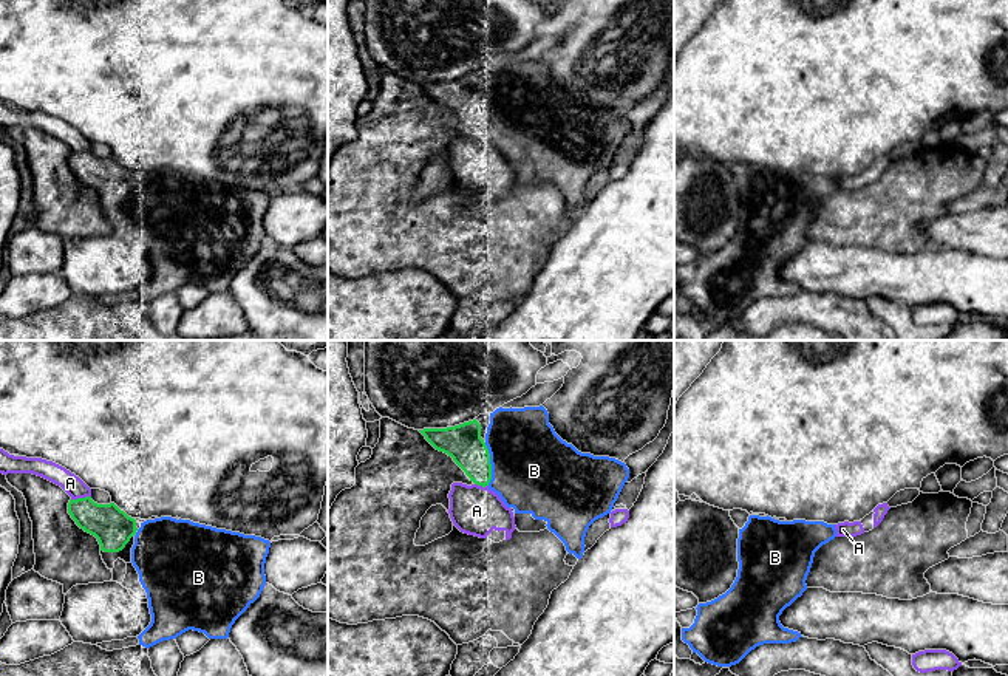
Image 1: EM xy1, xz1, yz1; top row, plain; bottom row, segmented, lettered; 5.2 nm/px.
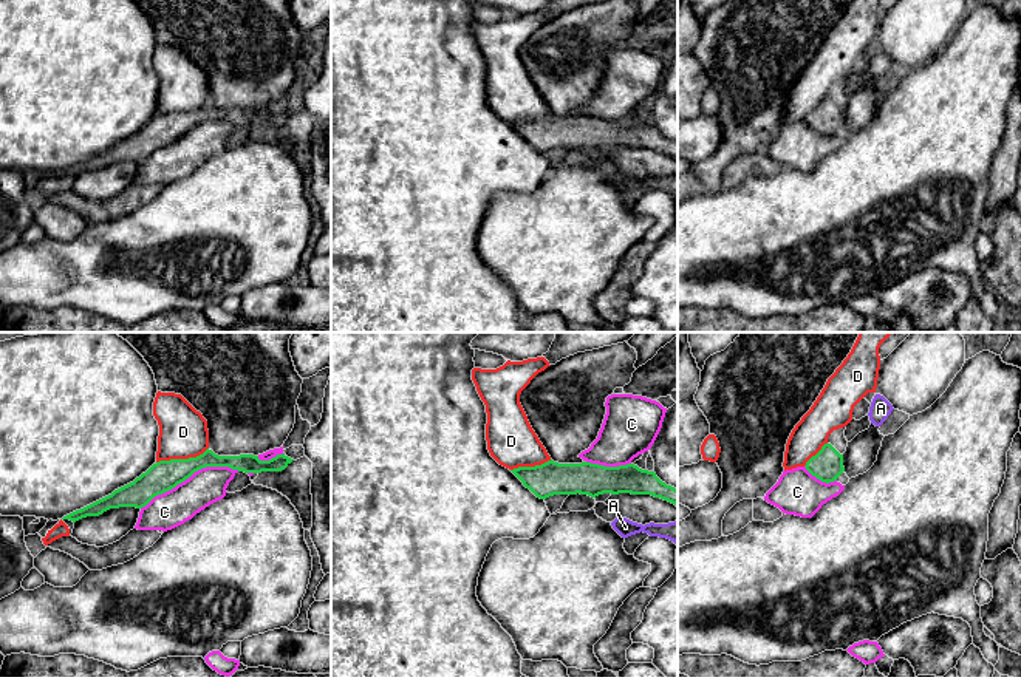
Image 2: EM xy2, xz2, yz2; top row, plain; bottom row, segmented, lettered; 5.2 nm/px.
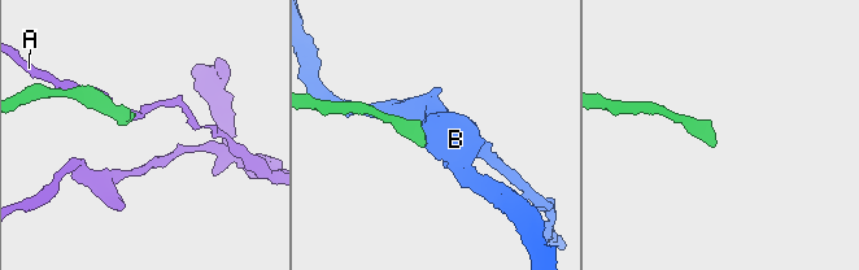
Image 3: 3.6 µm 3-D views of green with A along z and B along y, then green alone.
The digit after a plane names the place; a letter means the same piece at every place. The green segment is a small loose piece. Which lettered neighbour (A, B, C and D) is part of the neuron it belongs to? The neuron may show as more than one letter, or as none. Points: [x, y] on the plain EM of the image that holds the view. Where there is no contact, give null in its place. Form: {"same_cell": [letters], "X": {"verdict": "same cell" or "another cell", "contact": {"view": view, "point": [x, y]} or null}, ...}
{"same_cell": ["B"], "A": {"verdict": "another cell", "contact": {"view": "xy1", "point": [81, 152]}}, "B": {"verdict": "same cell", "contact": {"view": "xz1", "point": [490, 118]}}, "C": {"verdict": "another cell", "contact": {"view": "xy2", "point": [189, 130]}}, "D": {"verdict": "another cell", "contact": {"view": "xy2", "point": [181, 113]}}}

